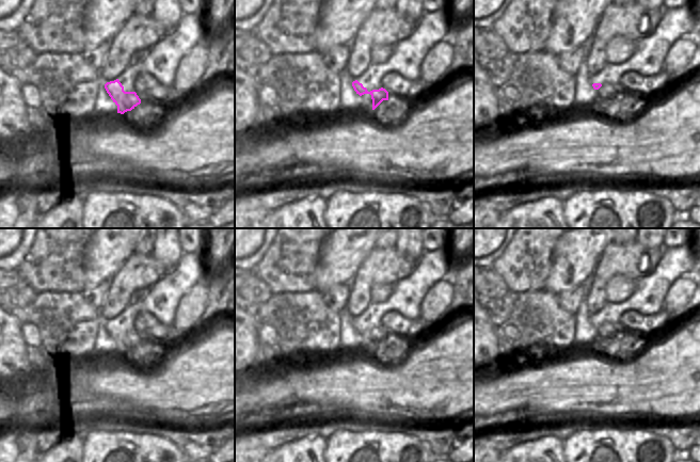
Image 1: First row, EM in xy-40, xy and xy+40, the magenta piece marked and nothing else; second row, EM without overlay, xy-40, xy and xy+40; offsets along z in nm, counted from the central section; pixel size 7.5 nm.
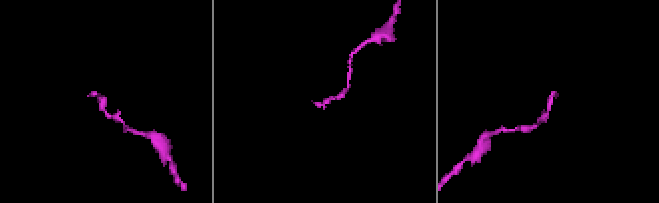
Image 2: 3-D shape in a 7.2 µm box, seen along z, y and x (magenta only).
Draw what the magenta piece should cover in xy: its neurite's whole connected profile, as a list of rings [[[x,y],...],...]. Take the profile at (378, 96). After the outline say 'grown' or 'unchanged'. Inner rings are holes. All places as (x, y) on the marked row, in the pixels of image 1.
[[[357,80],[352,82],[352,86],[363,99],[363,109],[375,110],[383,100],[388,100],[388,92],[383,87],[368,92]]]; grown

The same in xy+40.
[[[593,83],[592,86],[598,91],[598,97],[594,102],[590,103],[590,109],[609,107],[620,94],[626,93],[620,83],[616,85],[611,85],[609,83],[605,85],[602,85],[601,83]]]; grown

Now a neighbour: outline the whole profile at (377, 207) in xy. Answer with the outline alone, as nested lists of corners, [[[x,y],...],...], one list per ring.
[[[366,186],[360,194],[337,190],[328,201],[324,223],[328,228],[429,228],[436,218],[429,206],[405,193],[405,188]]]

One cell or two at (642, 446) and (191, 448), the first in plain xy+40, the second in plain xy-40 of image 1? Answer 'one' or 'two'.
two

